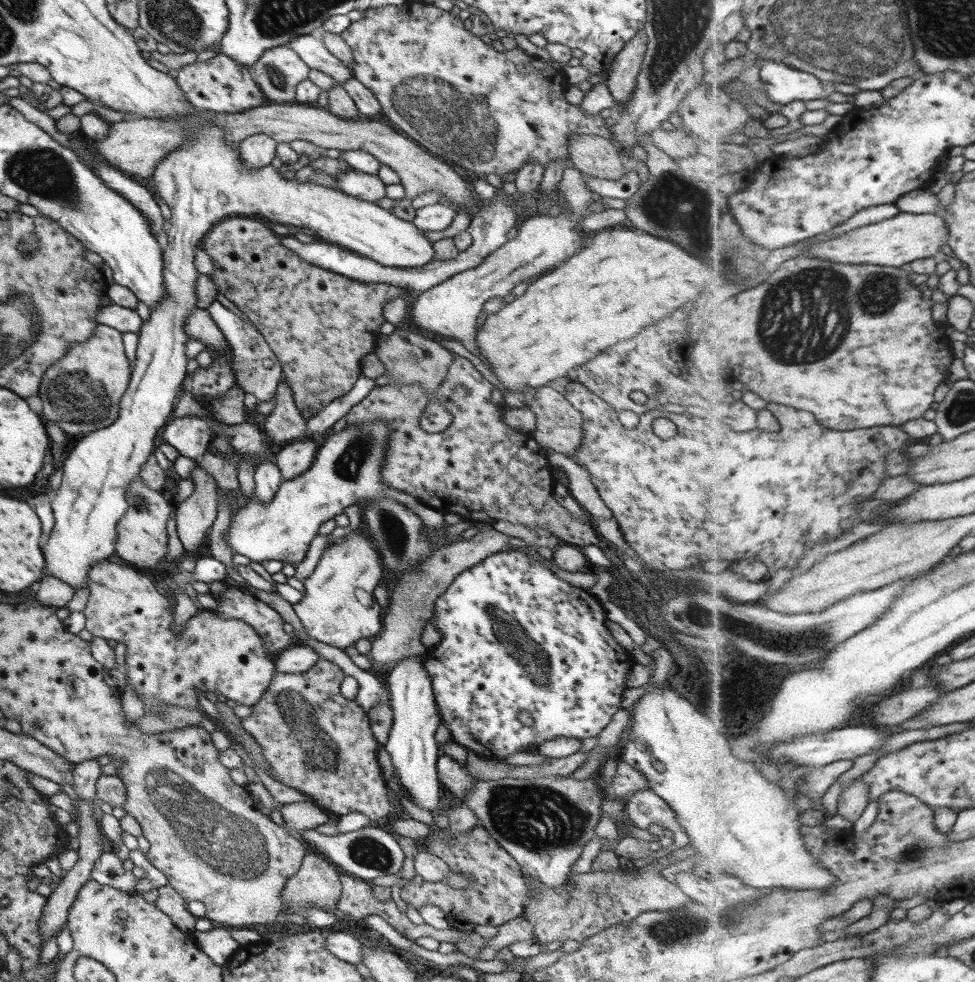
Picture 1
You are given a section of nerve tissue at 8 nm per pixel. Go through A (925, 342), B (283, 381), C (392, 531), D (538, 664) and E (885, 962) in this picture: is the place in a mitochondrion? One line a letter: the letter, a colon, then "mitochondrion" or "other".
A: other
B: other
C: mitochondrion
D: mitochondrion
E: other

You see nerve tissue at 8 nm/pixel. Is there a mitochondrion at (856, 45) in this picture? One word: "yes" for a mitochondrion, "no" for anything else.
yes

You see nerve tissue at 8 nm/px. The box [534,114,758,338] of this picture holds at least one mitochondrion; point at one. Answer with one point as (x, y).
(669, 204)

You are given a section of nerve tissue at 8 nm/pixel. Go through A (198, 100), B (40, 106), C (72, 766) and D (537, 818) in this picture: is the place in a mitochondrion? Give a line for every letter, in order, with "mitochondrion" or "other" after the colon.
A: other
B: other
C: other
D: mitochondrion

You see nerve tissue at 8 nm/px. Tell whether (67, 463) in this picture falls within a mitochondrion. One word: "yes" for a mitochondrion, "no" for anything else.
no

